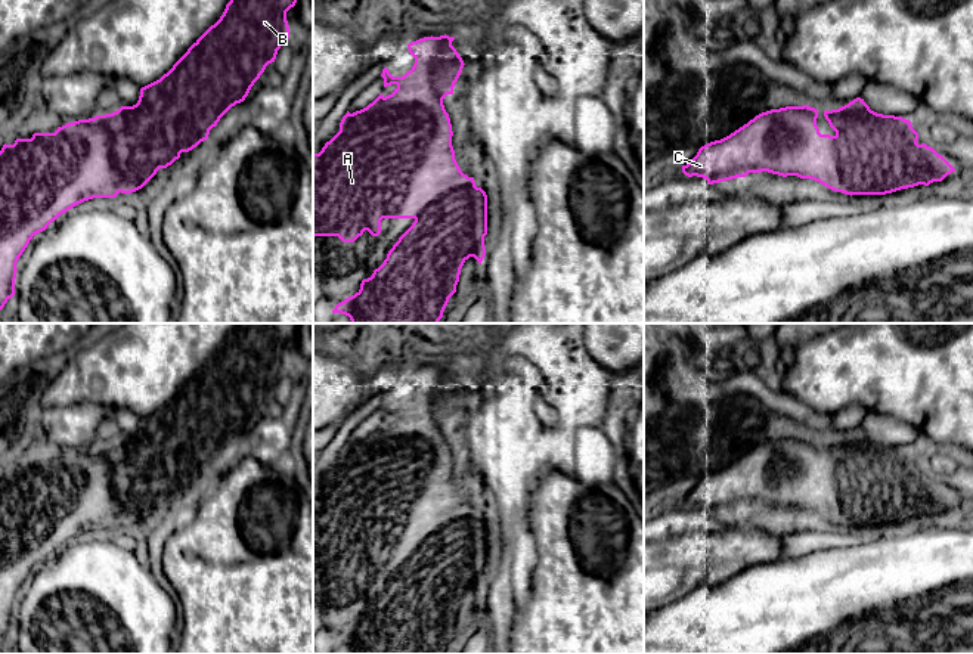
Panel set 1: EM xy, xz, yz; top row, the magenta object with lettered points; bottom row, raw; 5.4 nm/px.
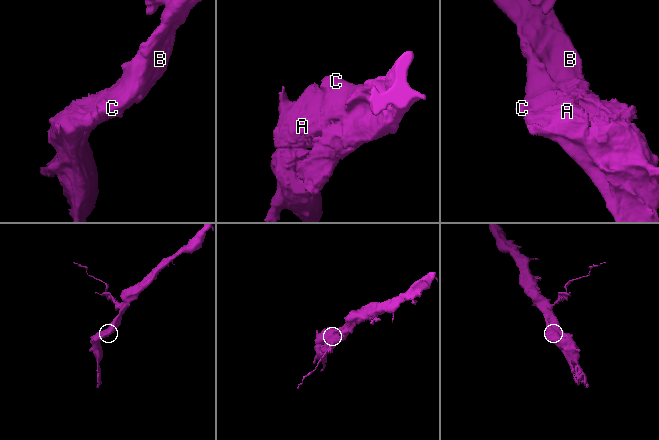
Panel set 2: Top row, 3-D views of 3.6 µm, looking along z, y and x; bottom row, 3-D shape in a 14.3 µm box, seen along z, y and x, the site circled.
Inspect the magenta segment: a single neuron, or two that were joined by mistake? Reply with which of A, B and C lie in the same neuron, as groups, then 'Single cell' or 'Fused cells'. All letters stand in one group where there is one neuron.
Groups: A B C. Single cell

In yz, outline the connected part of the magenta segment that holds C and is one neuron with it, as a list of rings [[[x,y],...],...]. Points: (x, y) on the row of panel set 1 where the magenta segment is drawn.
[[[861,97],[839,109],[824,111],[824,117],[836,131],[834,136],[819,133],[818,109],[808,105],[762,112],[729,136],[701,146],[697,155],[682,165],[682,173],[703,177],[713,185],[768,171],[783,177],[812,179],[834,192],[852,196],[929,186],[955,171],[933,148],[917,143],[918,133],[910,120],[877,114]]]

